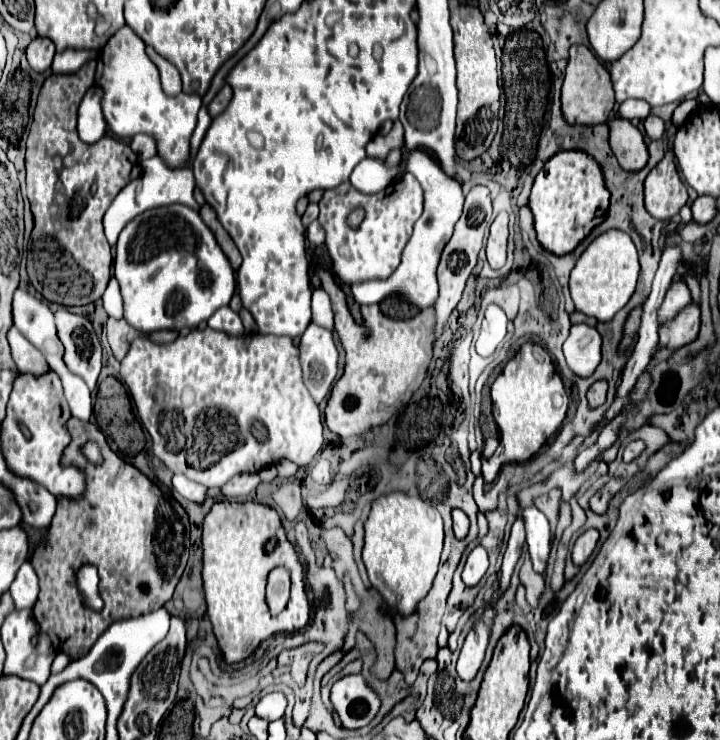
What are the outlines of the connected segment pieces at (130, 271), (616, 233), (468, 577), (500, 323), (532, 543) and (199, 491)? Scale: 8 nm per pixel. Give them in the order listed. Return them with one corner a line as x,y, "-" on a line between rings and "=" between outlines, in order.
173,204
147,210
125,226
116,243
115,278
121,284
125,320
143,334
165,328
197,328
215,310
229,306
235,292
231,276
235,272
229,258
199,212
189,206
=
607,230
599,234
579,256
569,276
569,290
575,308
587,316
597,318
599,322
609,322
629,302
631,294
635,292
637,276
639,276
637,250
629,234
621,230
=
477,546
471,550
471,554
467,556
467,562
465,562
465,568
463,568
463,582
465,586
477,586
481,582
481,578
485,576
489,568
489,560
487,560
487,552
483,546
=
491,304
485,310
485,318
483,318
483,324
481,324
481,334
479,334
477,344
475,344
477,354
483,356
483,358
491,356
497,350
497,346
503,342
505,334
507,334
507,316
499,306
=
535,506
523,510
525,518
525,530
527,530
527,546
529,556
533,562
533,570
539,574
545,574
549,552
551,552
551,532
549,522
543,512
539,512
=
183,474
173,476
173,488
181,496
185,496
187,500
193,500
193,502
203,502
207,498
207,486
201,486
199,482
193,482
193,480
185,478

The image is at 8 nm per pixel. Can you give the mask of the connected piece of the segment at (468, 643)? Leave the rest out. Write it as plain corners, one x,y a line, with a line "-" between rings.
487,608
483,612
483,618
487,620
487,624
479,622
465,638
465,644
463,644
459,660
457,660
457,674
465,682
471,682
477,676
479,668
481,668
485,648
487,648
487,640
489,640
489,630
491,630
489,622
493,620
493,616
495,616
493,608

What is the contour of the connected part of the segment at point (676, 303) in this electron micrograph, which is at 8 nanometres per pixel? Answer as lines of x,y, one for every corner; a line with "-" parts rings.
673,282
669,284
669,290
657,310
657,322
659,322
659,328
665,326
667,322
671,322
685,306
689,306
693,302
691,298
691,290
685,282

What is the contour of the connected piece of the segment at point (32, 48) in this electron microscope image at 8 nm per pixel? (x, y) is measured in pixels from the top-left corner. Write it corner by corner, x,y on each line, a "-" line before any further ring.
35,38
27,46
27,60
35,72
45,72
55,56
55,44
49,38

